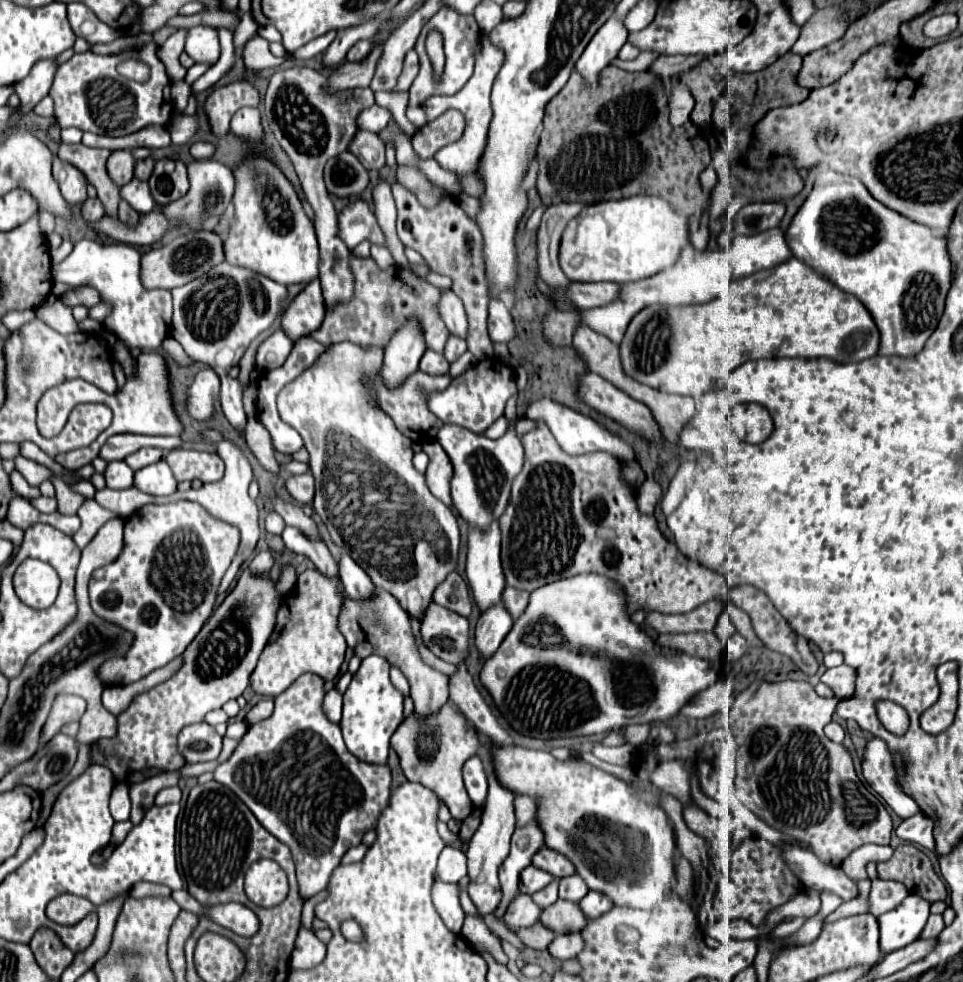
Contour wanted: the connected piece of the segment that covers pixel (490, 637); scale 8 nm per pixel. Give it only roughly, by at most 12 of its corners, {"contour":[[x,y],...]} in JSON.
{"contour":[[502,603],[480,615],[474,635],[492,657],[514,621]]}

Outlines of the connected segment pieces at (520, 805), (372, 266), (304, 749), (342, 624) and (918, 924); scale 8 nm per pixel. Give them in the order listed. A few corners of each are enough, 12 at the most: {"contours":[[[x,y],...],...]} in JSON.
{"contours":[[[530,795],[514,799],[516,825],[534,819],[538,805]],[[350,259],[350,303],[328,309],[320,343],[388,345],[410,317],[426,347],[450,331],[440,293],[422,277]],[[306,673],[214,769],[290,847],[304,899],[376,827],[358,761]],[[388,591],[346,597],[338,627],[358,657],[382,655],[424,717],[448,675],[424,663],[408,613]],[[908,895],[878,917],[880,947],[888,955],[916,941],[930,903]]]}

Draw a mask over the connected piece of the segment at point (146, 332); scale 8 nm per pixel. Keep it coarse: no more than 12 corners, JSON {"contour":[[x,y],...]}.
{"contour":[[74,243],[54,281],[92,287],[102,325],[128,349],[158,351],[172,297],[140,281],[124,243]]}

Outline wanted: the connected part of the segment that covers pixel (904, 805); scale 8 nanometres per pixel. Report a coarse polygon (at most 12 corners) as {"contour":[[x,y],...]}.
{"contour":[[882,739],[866,745],[862,773],[898,817],[920,813],[902,791]]}

